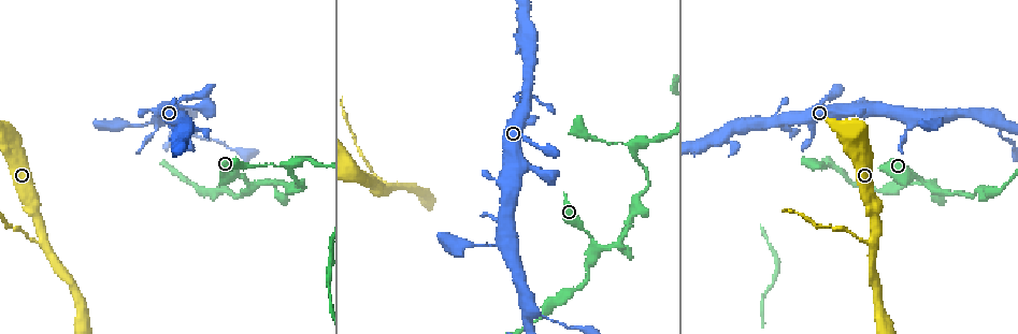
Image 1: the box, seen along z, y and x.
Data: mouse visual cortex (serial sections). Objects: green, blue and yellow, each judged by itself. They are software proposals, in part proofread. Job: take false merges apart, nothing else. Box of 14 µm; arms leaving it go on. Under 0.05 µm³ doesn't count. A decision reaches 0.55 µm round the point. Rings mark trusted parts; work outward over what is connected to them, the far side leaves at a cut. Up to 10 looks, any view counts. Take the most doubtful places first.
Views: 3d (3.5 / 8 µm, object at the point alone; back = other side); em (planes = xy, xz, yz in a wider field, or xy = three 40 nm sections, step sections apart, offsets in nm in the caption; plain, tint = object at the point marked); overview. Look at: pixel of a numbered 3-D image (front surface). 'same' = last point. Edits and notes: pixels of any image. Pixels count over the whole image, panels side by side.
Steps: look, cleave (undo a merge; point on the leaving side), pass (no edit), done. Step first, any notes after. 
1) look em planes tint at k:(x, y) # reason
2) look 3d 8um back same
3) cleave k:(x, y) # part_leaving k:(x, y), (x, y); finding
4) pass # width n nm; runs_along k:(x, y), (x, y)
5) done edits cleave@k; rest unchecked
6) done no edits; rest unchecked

look 3d 3.5um back at 1:(44, 242) # sharp bend

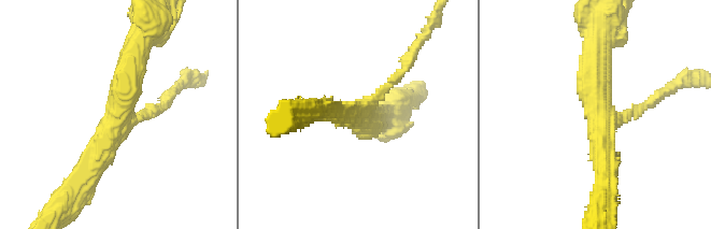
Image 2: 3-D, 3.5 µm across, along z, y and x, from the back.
look em xy step 2 tint at 2:(605, 110) # arms 3; arm_widths 150, 350, 400 nm

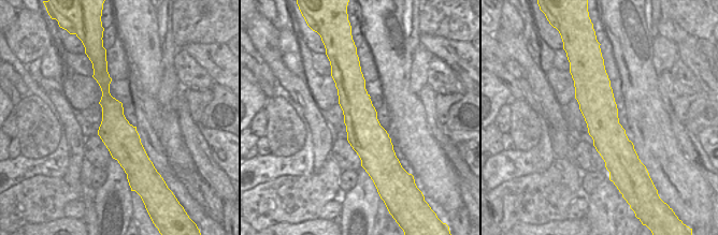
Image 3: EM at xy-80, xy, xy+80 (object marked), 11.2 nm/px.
pass # runs_along 3:(354, 73), (367, 165); all the same cell

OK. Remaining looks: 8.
look 3d 8um at 1:(593, 247) # branch point

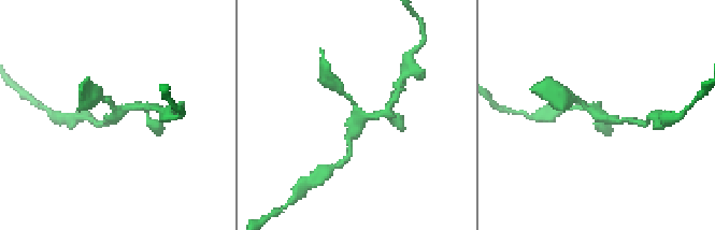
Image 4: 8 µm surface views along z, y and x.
look em xy step 5 tint at 4:(595, 110) # arms 3; arm_widths 150, 200, 300 nm

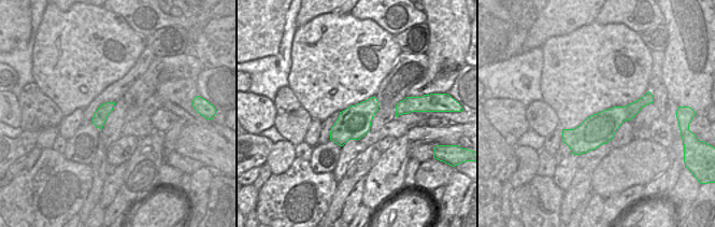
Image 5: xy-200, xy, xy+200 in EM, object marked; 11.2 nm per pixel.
pass # width 360 nm; runs_along 4:(341, 91), (361, 117), (386, 111); continuous, no second cell

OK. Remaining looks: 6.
look 3d 3.5um at 1:(287, 164) # abrupt turn

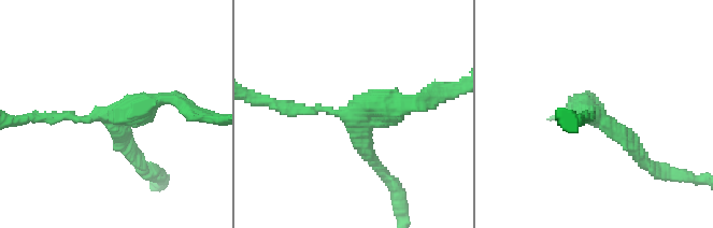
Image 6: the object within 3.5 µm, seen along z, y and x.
look em xy step 5 tint at 6:(114, 120)

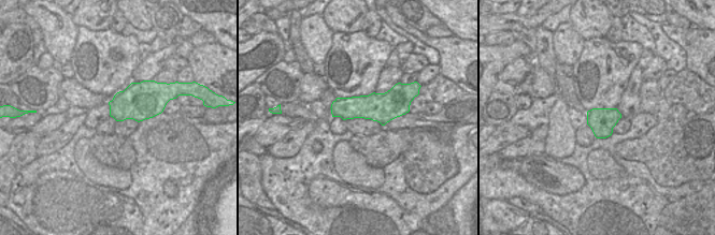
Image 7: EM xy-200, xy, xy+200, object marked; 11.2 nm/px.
pass # runs_along 6:(381, 171), (344, 113), (288, 110); one cell here

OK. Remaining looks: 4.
look 3d 3.5um back at 1:(928, 118) # four-way junction

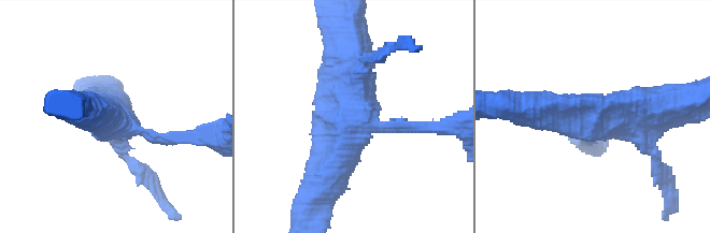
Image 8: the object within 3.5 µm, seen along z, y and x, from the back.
look em planes tint at 8:(365, 119) # arms 4; arm_widths 100, 200, 500, 600 nm; now the EM

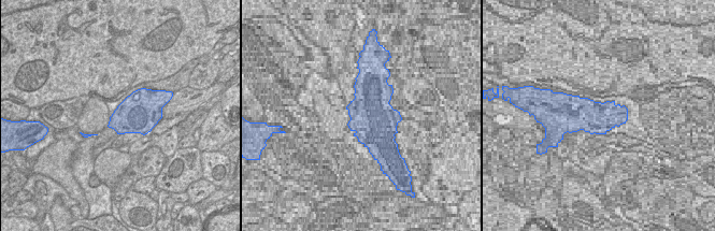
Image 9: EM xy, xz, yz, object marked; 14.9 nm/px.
pass # runs_along 8:(349, 43), (345, 145), (325, 177); one cell here

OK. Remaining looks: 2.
done no edits; rest unchecked

